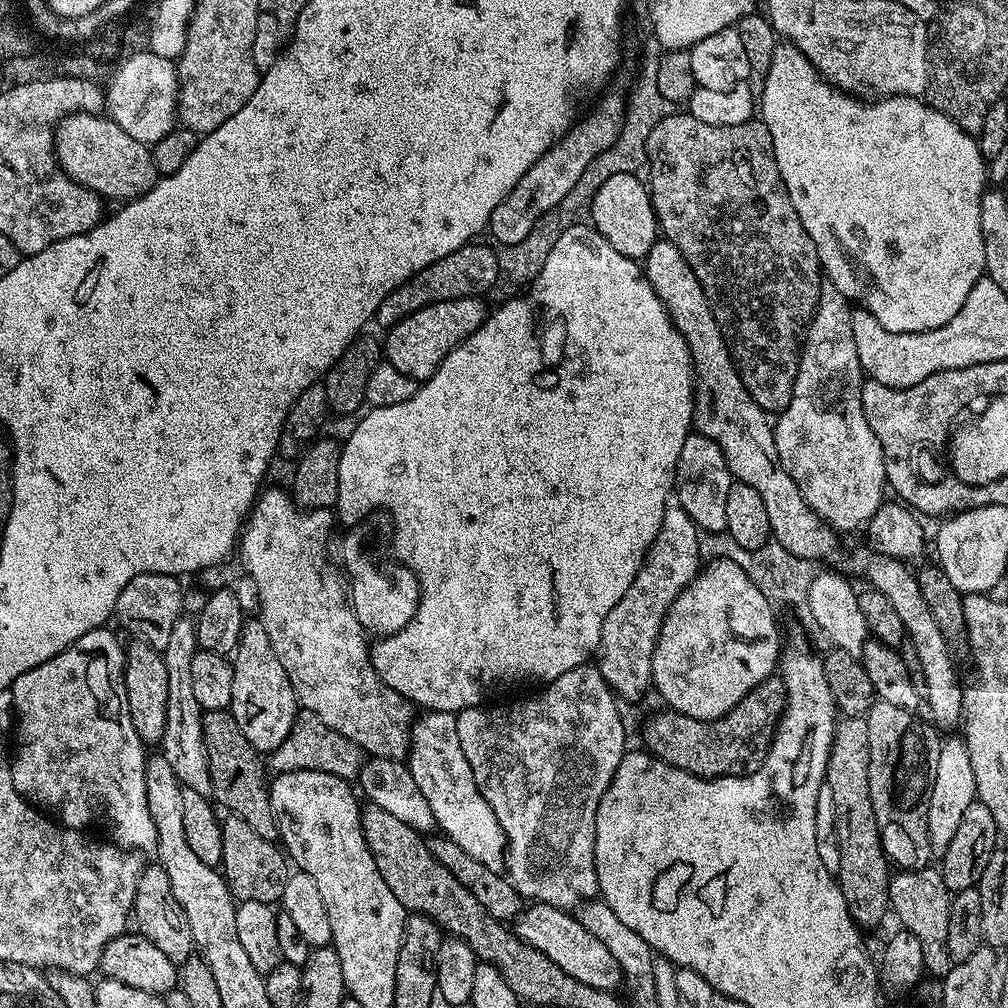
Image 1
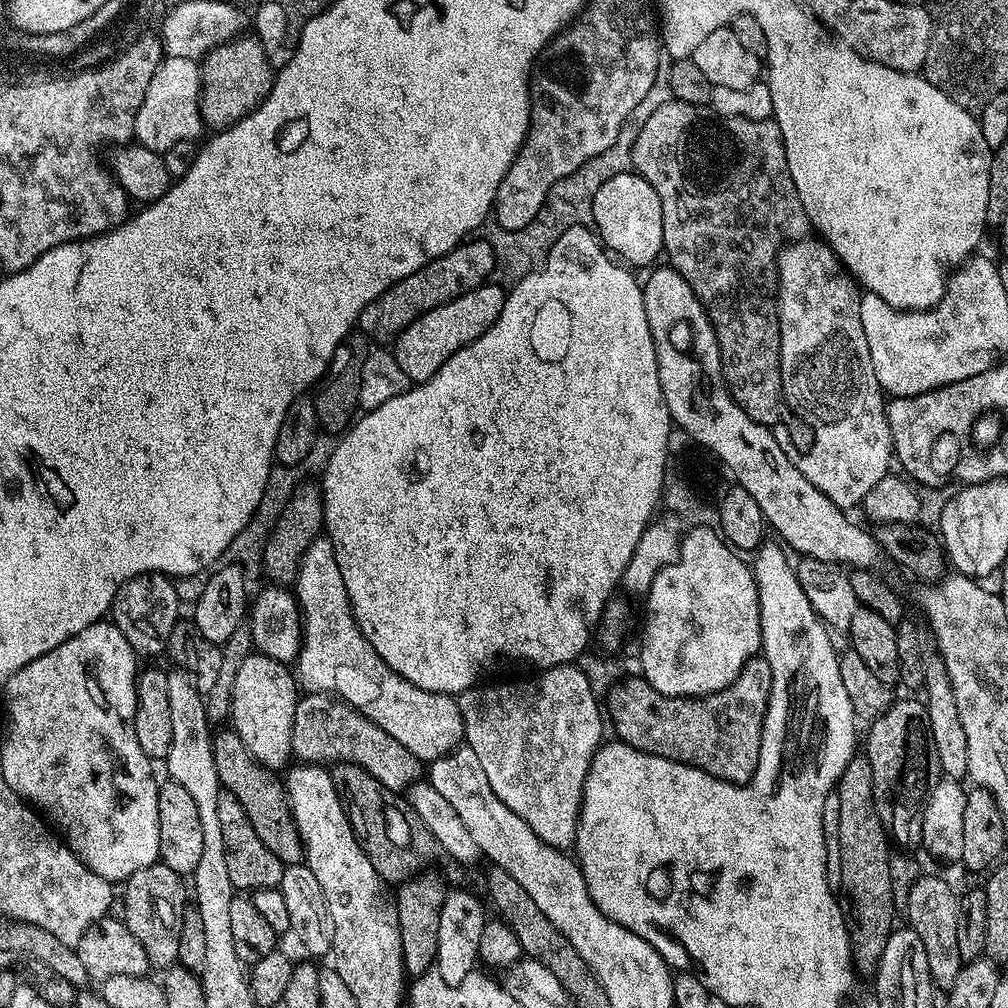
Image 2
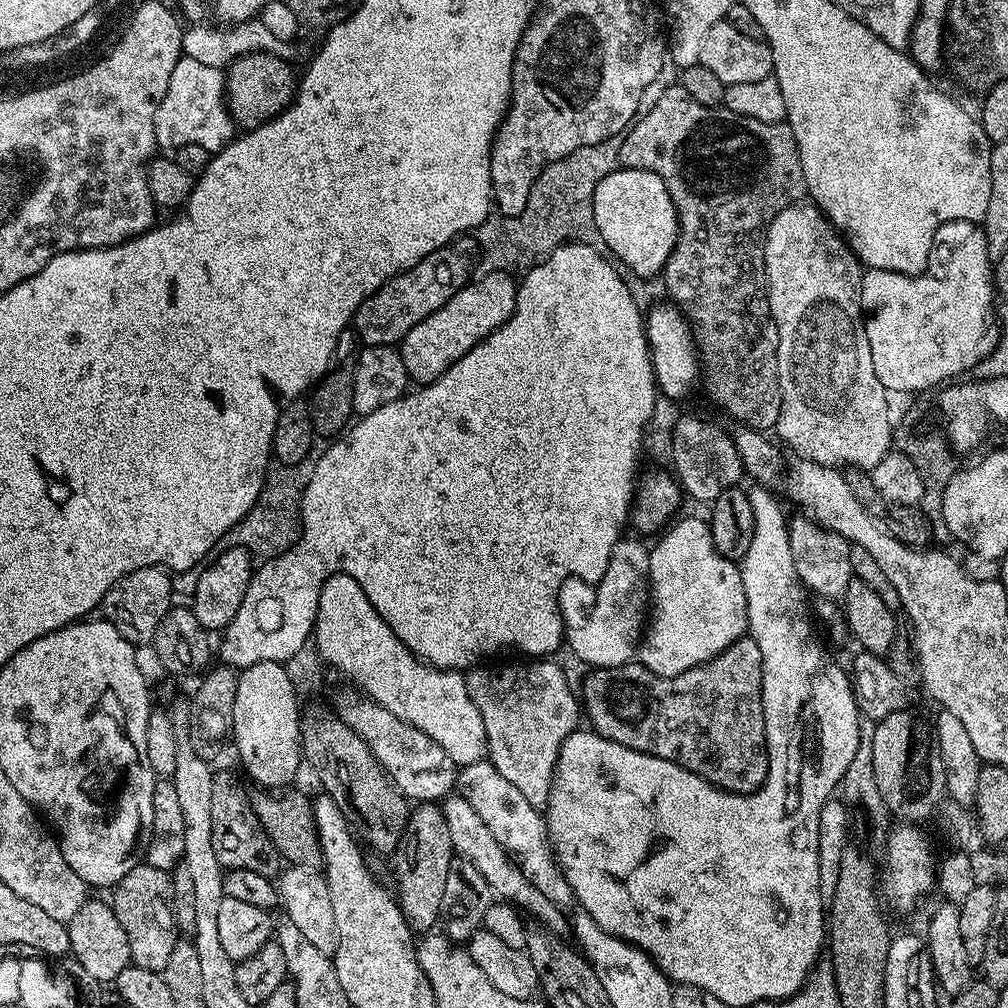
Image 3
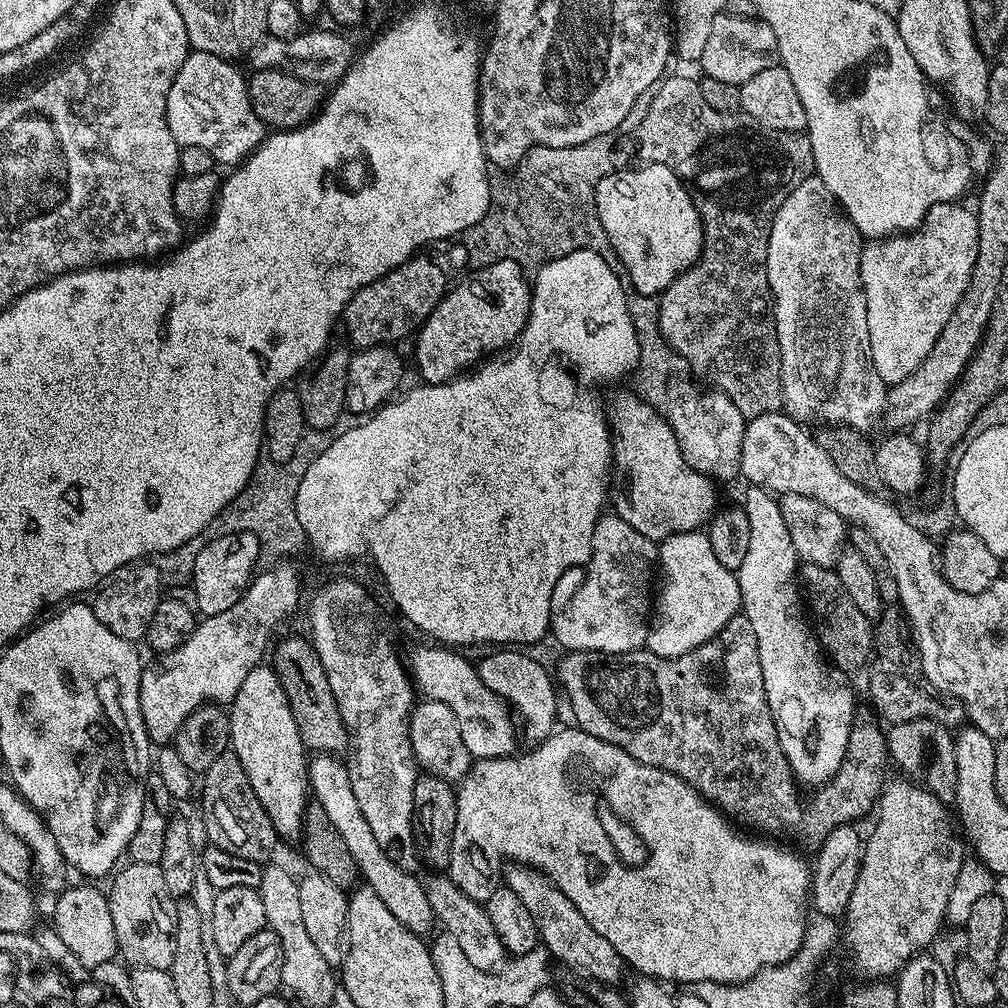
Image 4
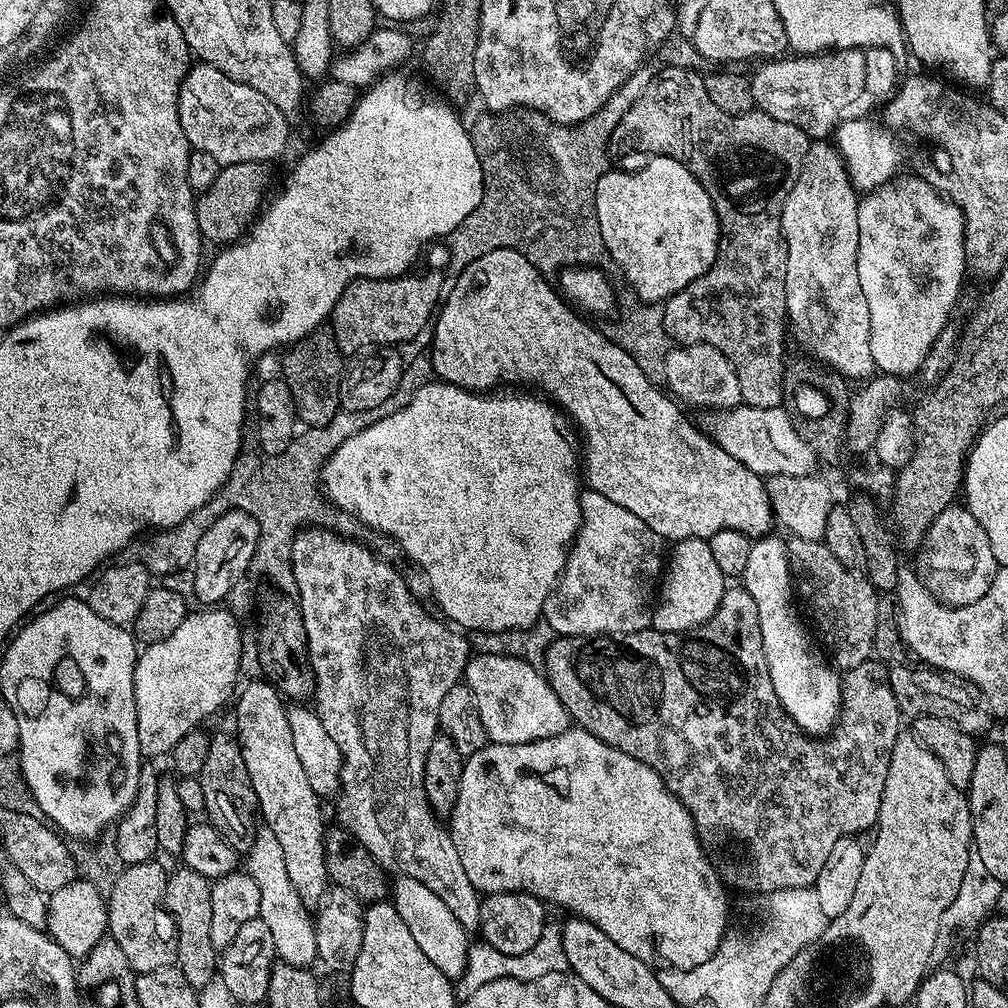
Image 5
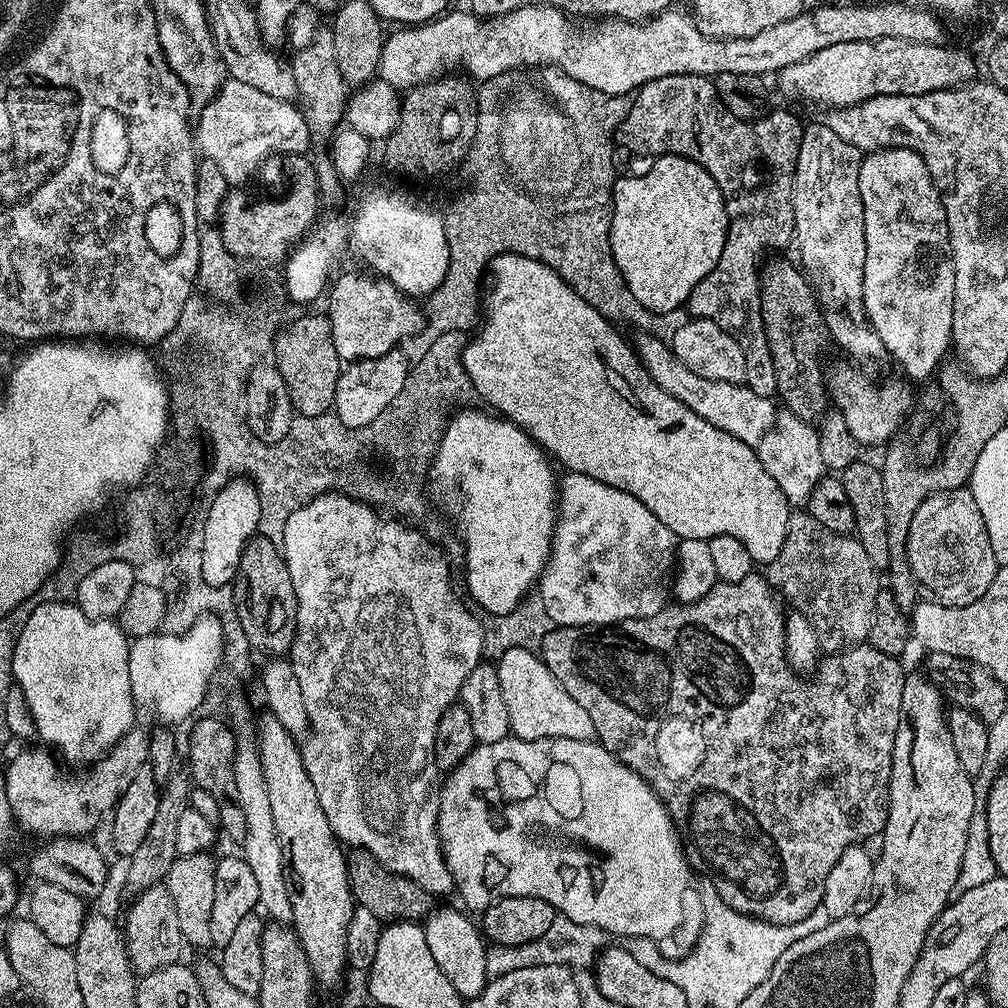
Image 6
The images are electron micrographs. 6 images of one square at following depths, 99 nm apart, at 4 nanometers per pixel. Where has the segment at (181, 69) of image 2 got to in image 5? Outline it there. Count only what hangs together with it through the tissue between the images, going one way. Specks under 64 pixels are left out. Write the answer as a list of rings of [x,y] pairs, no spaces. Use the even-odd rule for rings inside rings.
[[[203,62],[193,63],[184,75],[178,114],[189,145],[206,150],[222,166],[255,160],[272,162],[288,144],[290,121],[270,98]]]

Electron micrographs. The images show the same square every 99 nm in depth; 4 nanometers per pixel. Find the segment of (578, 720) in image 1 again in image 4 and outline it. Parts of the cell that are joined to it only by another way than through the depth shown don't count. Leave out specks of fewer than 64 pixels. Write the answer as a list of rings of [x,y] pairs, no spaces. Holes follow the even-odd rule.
[[[493,650],[485,660],[479,662],[478,671],[482,682],[493,694],[511,705],[517,713],[520,711],[524,715],[524,720],[528,723],[528,736],[532,742],[547,740],[552,735],[558,688],[551,671],[534,662],[524,650]]]

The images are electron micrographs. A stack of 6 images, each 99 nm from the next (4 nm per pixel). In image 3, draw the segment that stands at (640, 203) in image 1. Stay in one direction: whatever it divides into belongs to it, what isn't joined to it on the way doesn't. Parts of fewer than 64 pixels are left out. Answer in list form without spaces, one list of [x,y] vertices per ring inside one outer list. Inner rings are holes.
[[[620,169],[598,182],[593,206],[595,225],[607,251],[636,276],[659,277],[680,237],[680,219],[666,182],[650,170]]]

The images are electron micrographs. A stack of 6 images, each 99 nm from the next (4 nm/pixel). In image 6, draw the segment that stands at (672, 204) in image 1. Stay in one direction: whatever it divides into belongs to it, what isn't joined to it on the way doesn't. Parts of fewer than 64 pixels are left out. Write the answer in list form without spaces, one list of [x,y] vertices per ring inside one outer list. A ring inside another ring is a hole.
[[[678,74],[658,78],[654,82],[644,84],[635,93],[632,116],[664,116],[660,124],[648,124],[648,148],[652,148],[652,158],[657,156],[684,156],[687,160],[698,162],[719,184],[720,193],[724,196],[728,206],[728,237],[722,246],[722,258],[694,286],[686,305],[689,317],[697,320],[712,320],[718,326],[727,330],[742,346],[742,354],[746,354],[746,378],[744,383],[754,394],[772,398],[777,395],[778,377],[774,375],[774,358],[770,358],[770,342],[766,338],[764,329],[764,315],[760,305],[760,281],[762,279],[762,261],[765,259],[764,251],[773,244],[776,248],[784,248],[791,245],[794,240],[796,223],[794,222],[794,210],[792,209],[792,187],[796,177],[796,163],[798,162],[798,150],[802,146],[802,134],[805,125],[792,112],[769,111],[768,115],[760,120],[743,120],[734,118],[730,110],[722,101],[716,85],[709,77],[691,76],[690,74]],[[756,184],[772,184],[772,204],[764,208],[764,212],[748,200],[756,192]]]

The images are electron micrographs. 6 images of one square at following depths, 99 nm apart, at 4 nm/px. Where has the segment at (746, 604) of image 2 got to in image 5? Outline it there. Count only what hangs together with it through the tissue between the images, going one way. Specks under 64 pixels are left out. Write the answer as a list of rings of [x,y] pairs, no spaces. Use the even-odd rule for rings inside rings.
[[[677,540],[673,550],[666,560],[666,571],[662,576],[662,583],[658,588],[658,599],[654,604],[652,614],[652,627],[657,632],[690,632],[712,617],[718,610],[718,606],[724,597],[726,578],[722,570],[718,570],[718,561],[714,559],[714,554],[710,551],[707,540]]]

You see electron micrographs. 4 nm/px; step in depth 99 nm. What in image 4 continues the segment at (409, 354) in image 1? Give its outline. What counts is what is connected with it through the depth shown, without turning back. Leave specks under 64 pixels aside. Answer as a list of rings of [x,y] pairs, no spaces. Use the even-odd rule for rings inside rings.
[[[496,262],[495,267],[486,269],[454,296],[445,293],[427,322],[415,333],[416,368],[423,383],[446,384],[456,379],[465,370],[479,365],[486,354],[507,349],[526,326],[532,301],[529,281],[520,276],[515,264]]]

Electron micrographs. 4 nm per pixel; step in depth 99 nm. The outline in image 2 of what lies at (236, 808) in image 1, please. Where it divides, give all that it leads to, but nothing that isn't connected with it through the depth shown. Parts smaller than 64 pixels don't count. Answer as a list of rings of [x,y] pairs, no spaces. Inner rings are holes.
[[[234,730],[228,732],[216,732],[212,738],[212,753],[214,754],[214,766],[218,770],[218,778],[223,791],[234,794],[234,798],[238,798],[238,802],[242,802],[242,810],[246,810],[246,818],[250,818],[250,826],[254,826],[258,838],[262,838],[262,842],[266,846],[266,850],[270,850],[270,854],[274,854],[274,858],[278,858],[285,866],[289,864],[298,864],[304,860],[304,843],[300,841],[298,834],[298,826],[292,817],[292,811],[288,805],[288,793],[285,785],[282,783],[275,771],[271,768],[263,768],[254,757],[250,754],[250,750],[246,750],[246,746],[242,742],[242,738],[238,738],[238,734]]]

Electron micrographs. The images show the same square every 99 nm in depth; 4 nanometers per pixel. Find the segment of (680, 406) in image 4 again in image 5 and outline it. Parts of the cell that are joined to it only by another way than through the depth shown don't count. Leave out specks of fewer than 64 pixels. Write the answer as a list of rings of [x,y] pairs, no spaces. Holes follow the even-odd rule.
[[[709,344],[669,347],[664,384],[667,391],[685,405],[701,404],[707,410],[727,410],[741,403],[738,374],[734,366],[728,361],[726,354],[722,354],[722,350]]]

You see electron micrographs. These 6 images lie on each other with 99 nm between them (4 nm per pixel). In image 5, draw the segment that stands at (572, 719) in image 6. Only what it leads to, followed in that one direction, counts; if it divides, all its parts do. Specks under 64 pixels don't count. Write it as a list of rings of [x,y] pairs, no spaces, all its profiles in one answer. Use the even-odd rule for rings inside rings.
[[[473,655],[464,667],[463,683],[472,691],[484,735],[494,744],[525,744],[568,731],[566,706],[548,685],[543,671],[518,657]]]

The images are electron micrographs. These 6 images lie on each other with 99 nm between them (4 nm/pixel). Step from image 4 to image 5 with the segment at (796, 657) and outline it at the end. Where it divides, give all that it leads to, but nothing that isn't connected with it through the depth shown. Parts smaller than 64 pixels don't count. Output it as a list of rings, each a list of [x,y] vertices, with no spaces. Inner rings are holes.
[[[769,534],[753,543],[742,586],[758,606],[758,626],[764,639],[766,666],[770,670],[770,682],[774,682],[774,694],[778,694],[778,702],[784,708],[784,715],[790,716],[809,736],[827,737],[836,726],[836,717],[840,715],[842,676],[819,651],[816,653],[812,649],[808,632],[804,629],[805,621],[796,617],[798,604],[794,599],[792,571],[788,565],[788,545],[783,539],[780,541],[776,534]]]

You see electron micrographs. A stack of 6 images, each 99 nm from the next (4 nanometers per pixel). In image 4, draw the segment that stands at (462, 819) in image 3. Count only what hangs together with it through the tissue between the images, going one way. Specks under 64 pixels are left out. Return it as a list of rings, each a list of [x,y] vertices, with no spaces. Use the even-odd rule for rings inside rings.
[[[517,863],[509,868],[512,869],[508,872],[506,887],[514,890],[514,894],[522,898],[526,910],[530,910],[530,918],[534,918],[534,926],[540,935],[539,943],[548,949],[551,959],[561,960],[566,967],[573,968],[573,973],[589,976],[591,980],[619,985],[620,975],[626,972],[623,958],[606,938],[602,938],[602,934],[598,934],[598,930],[594,930],[594,926],[590,926],[590,922],[586,922],[586,918],[582,918],[582,914],[578,914],[578,906],[574,906],[574,902],[570,902],[570,898],[566,898],[566,894],[536,868]]]

